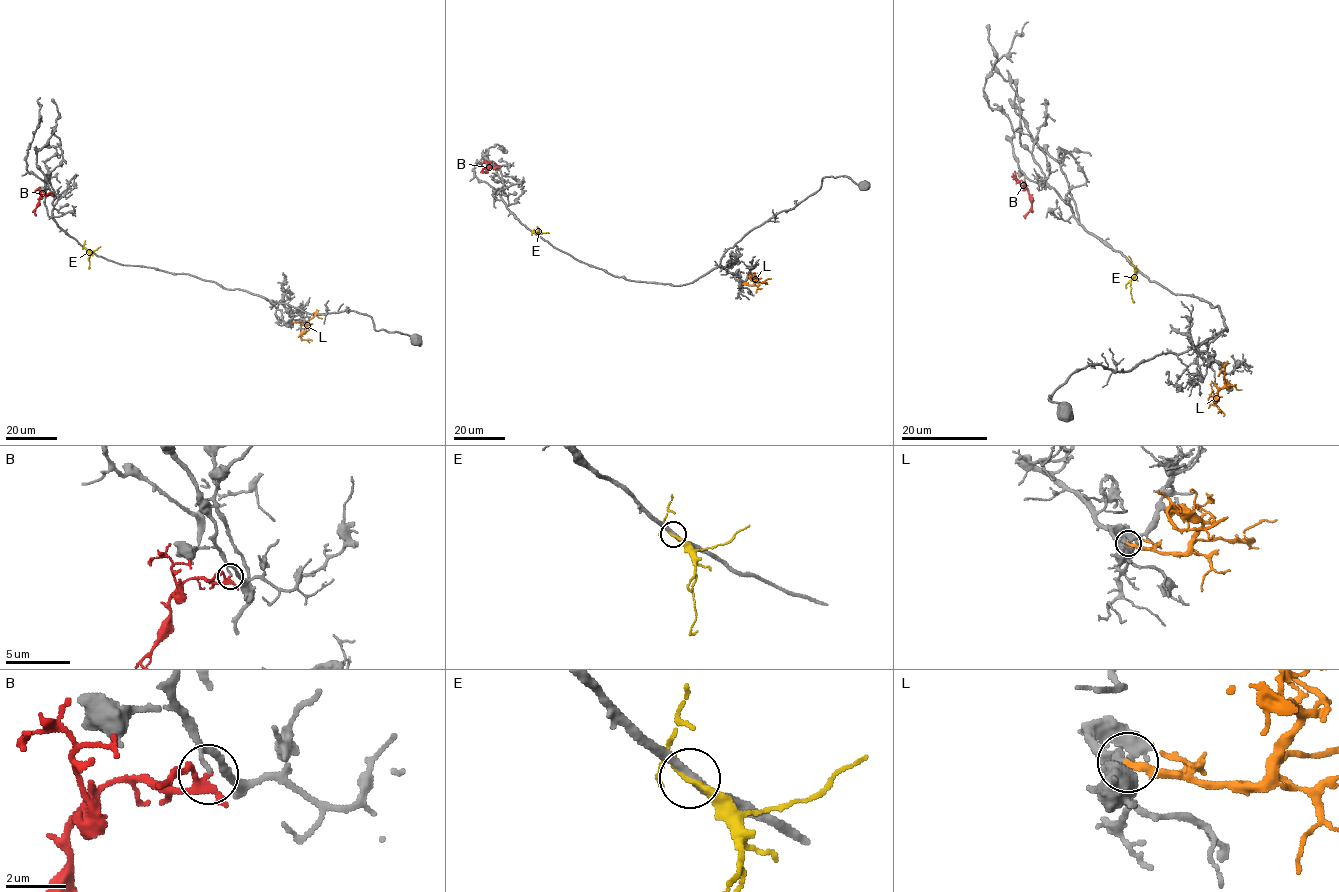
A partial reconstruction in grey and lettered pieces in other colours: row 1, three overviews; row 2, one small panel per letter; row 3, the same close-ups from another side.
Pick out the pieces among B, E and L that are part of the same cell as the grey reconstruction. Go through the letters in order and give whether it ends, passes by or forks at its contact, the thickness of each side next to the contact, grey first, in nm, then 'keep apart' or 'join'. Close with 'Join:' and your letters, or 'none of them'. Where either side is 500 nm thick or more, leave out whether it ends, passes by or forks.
B: it forks | 80/140 nm | keep apart
E: it forks | 300/150 nm | keep apart
L: it ends | 400/300 nm | join
Join: L

